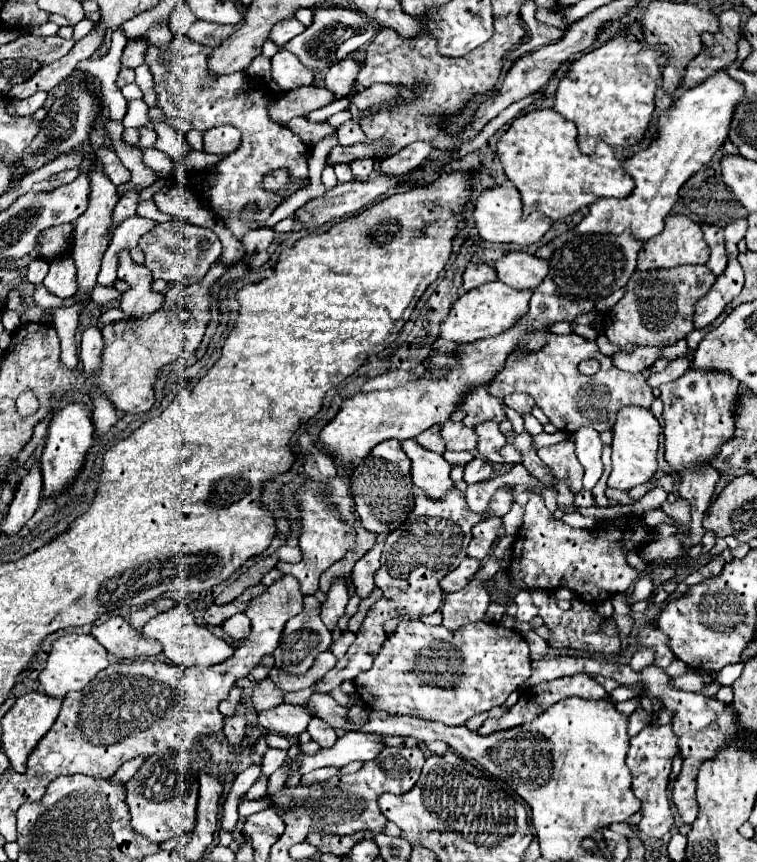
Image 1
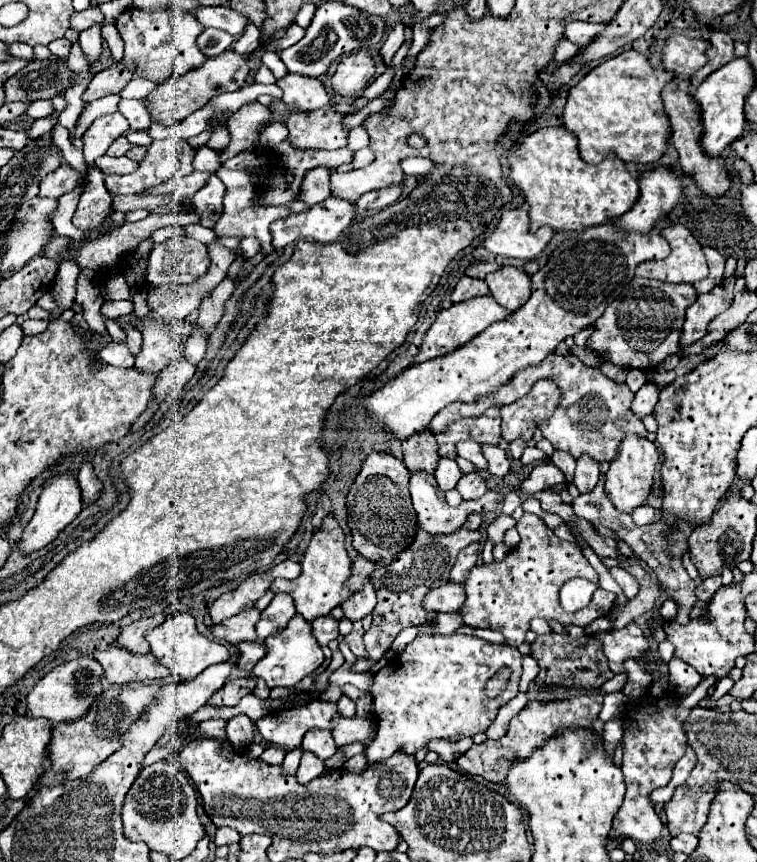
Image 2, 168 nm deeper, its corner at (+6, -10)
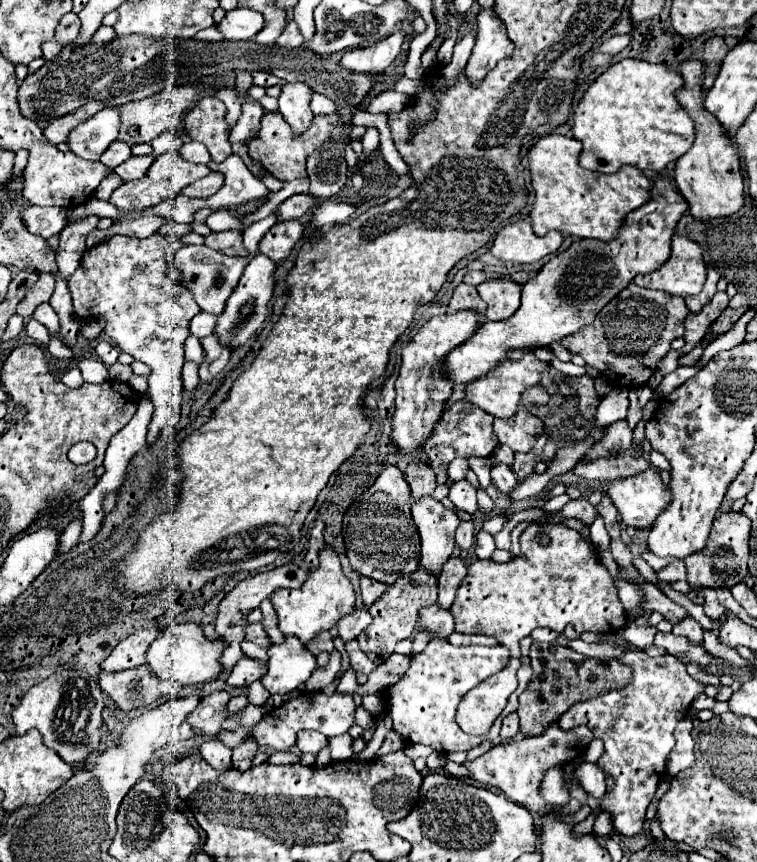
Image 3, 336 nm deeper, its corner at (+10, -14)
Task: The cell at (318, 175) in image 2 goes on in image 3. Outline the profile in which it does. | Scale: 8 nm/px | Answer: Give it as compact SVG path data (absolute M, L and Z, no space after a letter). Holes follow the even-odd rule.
M296 194L292 198L288 198L284 204L280 204L278 212L276 212L276 218L278 222L284 222L284 220L298 220L298 218L304 218L312 208L316 206L316 200L308 194Z

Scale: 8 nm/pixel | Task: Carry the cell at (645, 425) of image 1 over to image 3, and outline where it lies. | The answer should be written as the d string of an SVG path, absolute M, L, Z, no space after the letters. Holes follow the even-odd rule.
M650 468L638 476L610 482L608 496L618 508L622 522L640 530L650 528L662 508L672 502L672 494L660 474L656 474L656 468Z

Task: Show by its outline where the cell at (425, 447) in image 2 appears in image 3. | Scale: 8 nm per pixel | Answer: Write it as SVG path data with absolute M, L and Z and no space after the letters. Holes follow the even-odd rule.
M410 462L406 468L406 482L414 500L420 500L424 496L432 496L436 488L436 474L426 462Z

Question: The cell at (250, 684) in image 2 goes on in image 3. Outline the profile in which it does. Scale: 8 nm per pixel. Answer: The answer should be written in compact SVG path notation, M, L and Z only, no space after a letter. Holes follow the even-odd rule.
M214 692L200 700L200 704L188 714L188 724L196 734L214 738L220 732L220 722L226 716L226 704L230 700L228 692Z

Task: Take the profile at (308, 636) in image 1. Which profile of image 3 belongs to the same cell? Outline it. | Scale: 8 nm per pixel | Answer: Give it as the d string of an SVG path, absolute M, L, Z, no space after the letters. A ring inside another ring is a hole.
M286 636L284 644L270 646L268 656L268 672L260 682L270 694L288 694L296 690L316 668L316 658L296 636Z

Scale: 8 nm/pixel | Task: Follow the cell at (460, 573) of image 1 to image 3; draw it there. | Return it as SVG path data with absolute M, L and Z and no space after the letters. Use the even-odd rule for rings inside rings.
M432 604L420 610L420 630L432 634L434 638L448 638L454 632L454 618L450 610Z

